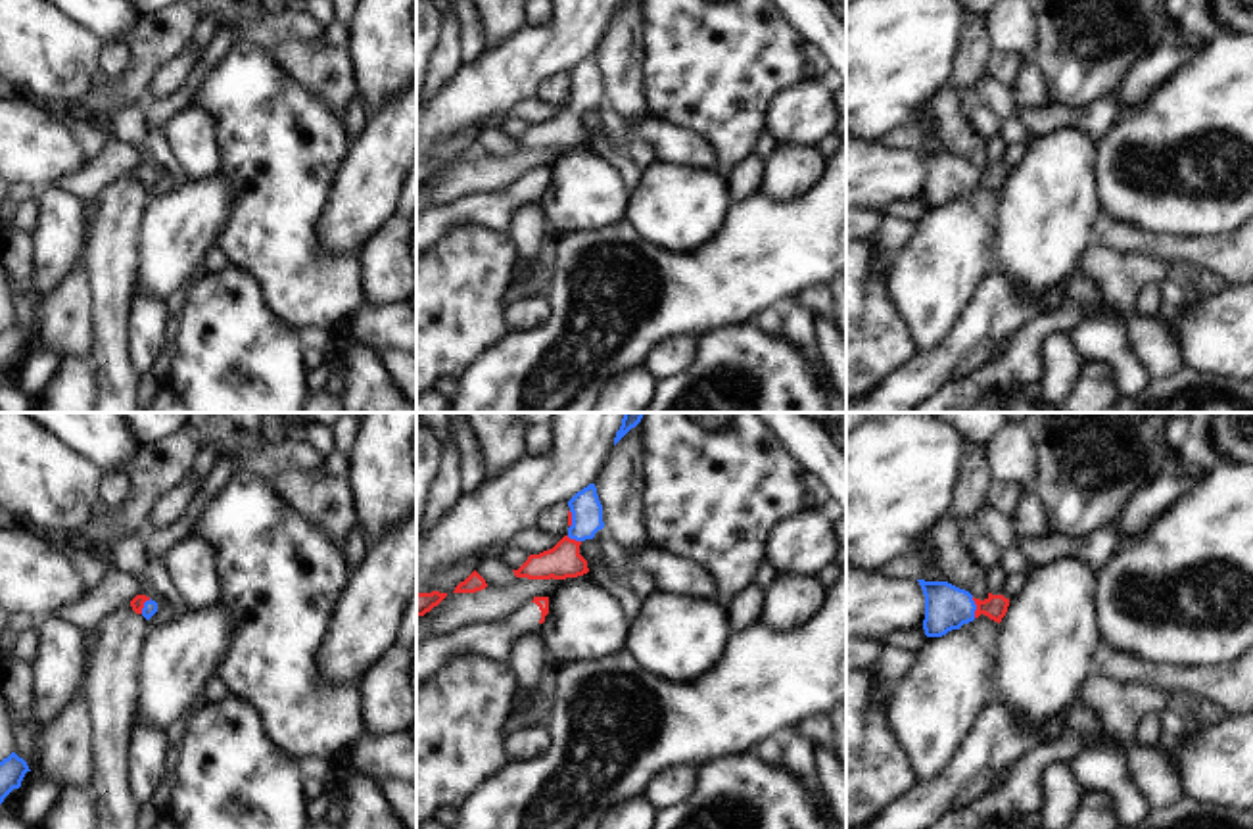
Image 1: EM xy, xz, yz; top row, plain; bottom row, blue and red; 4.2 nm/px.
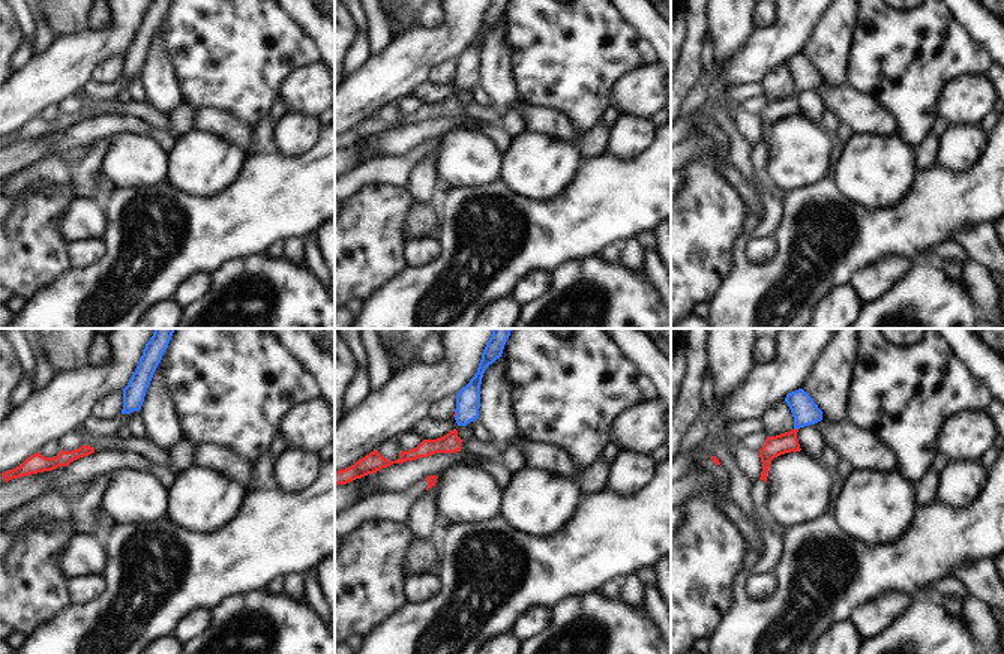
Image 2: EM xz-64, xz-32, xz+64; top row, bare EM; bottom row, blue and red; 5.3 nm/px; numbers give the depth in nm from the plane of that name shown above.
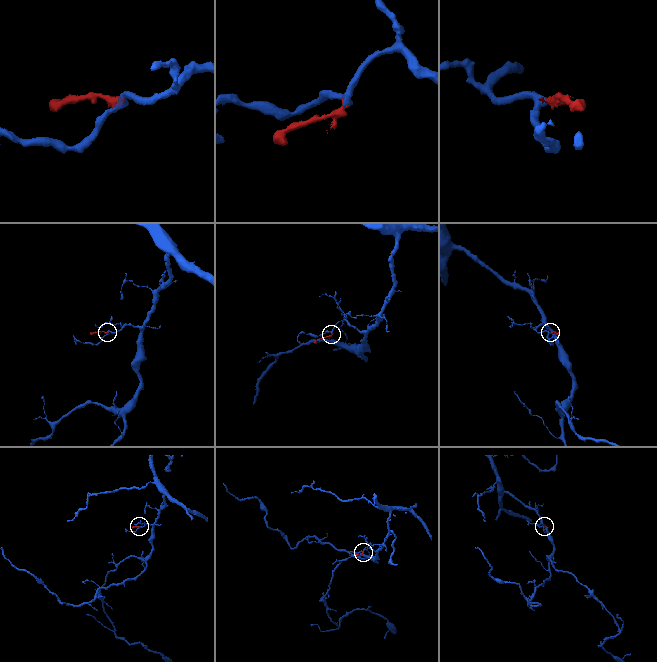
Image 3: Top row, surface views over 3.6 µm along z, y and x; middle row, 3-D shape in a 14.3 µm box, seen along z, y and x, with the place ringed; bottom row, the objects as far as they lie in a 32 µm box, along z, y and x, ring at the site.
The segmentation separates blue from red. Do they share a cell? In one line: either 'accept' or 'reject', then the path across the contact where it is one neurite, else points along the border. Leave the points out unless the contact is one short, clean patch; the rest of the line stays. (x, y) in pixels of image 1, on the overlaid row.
accept; runs through yz (946, 607), (975, 607), (994, 607)

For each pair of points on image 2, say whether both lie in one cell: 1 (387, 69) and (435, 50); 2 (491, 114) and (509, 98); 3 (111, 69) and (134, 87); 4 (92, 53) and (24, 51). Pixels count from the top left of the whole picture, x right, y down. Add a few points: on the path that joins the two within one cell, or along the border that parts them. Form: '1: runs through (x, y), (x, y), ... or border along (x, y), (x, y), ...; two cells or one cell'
1: runs through (399, 68), (416, 51), (423, 50); one cell
2: border along (491, 107), (500, 113); two cells
3: border along (90, 78), (95, 81), (117, 80); two cells
4: border along (33, 56), (15, 71); two cells

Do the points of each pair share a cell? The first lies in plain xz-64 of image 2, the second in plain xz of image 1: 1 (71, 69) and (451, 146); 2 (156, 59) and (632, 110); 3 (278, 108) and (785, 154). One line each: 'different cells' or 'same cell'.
1: different cells
2: same cell
3: different cells

